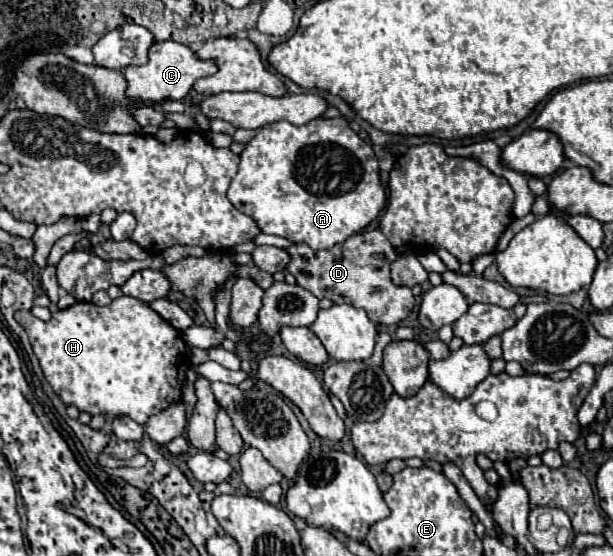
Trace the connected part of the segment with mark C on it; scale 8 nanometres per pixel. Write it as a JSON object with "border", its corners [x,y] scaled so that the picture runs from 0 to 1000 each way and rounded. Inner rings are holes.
{"border":[[[253,76],[246,83],[246,94],[243,94],[243,112],[233,115],[233,119],[214,119],[214,122],[204,122],[201,133],[210,147],[207,155],[207,173],[217,173],[217,176],[230,176],[237,183],[263,183],[263,180],[299,180],[315,151],[325,144],[325,140],[334,140],[334,137],[344,137],[354,129],[354,115],[351,108],[328,108],[321,104],[321,97],[305,83],[305,79],[295,79],[295,76]]]}

